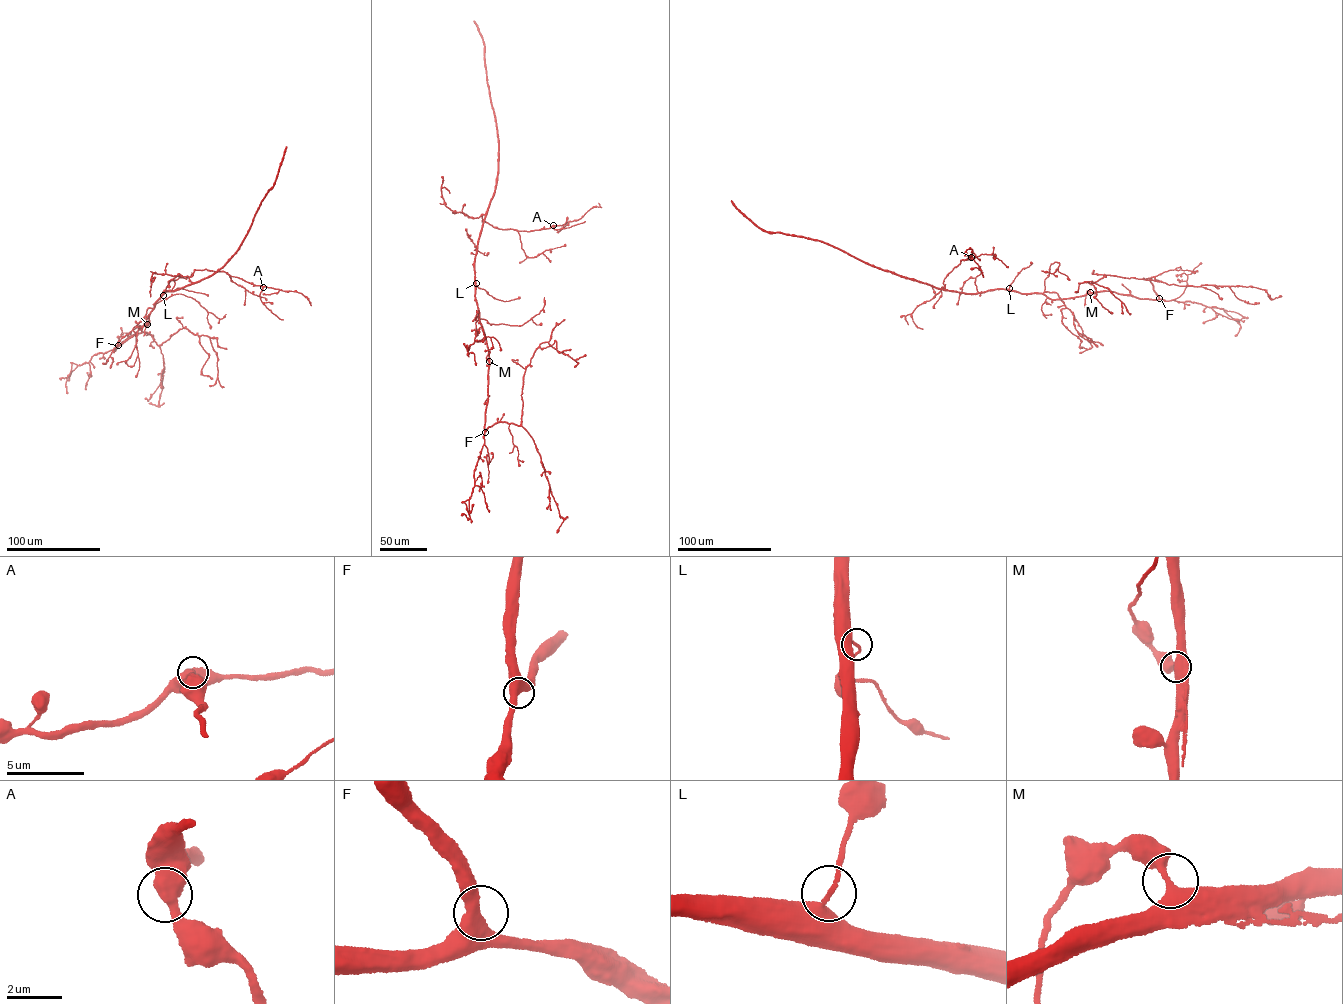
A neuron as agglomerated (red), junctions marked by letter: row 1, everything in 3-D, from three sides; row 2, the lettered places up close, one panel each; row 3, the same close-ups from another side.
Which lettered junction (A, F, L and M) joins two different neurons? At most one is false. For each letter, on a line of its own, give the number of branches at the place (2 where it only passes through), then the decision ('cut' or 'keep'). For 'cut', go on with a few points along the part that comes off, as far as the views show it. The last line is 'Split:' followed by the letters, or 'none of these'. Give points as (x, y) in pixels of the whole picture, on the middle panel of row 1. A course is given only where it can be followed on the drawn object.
A: branches 2; keep
F: branches 2; keep
L: branches 2; keep
M: branches 2; keep
Split: none of these

